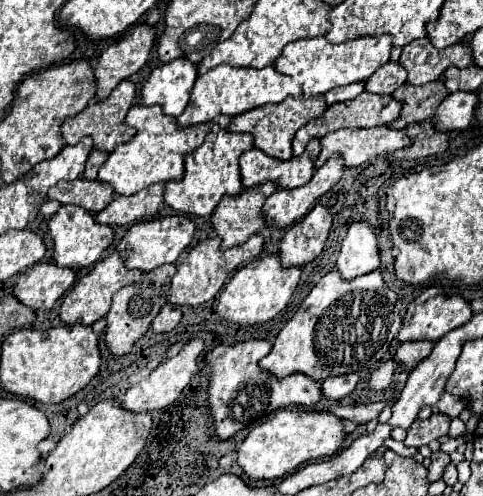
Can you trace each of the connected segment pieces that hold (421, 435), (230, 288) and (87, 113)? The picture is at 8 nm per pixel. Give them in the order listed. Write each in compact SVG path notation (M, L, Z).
M433 413L429 419L421 421L413 421L413 425L407 429L407 439L403 441L405 445L429 445L429 441L433 439L439 439L443 435L449 433L449 415L445 413Z
M273 255L255 259L251 263L247 263L245 267L237 269L235 275L231 277L231 281L225 285L225 289L219 295L217 301L217 313L233 323L239 325L255 325L255 323L267 323L269 319L273 319L289 301L291 293L295 291L297 283L301 277L301 269L299 267L281 267L279 259Z
M125 79L119 83L119 87L103 101L99 101L97 105L87 105L79 115L71 117L65 121L65 125L61 127L61 133L63 133L63 139L65 143L73 145L73 143L79 143L85 135L91 135L93 137L93 147L95 149L101 149L101 151L113 151L119 143L127 143L131 141L131 137L137 133L135 129L123 125L125 121L125 115L127 111L131 109L133 105L133 99L135 99L137 91L135 91L135 83Z

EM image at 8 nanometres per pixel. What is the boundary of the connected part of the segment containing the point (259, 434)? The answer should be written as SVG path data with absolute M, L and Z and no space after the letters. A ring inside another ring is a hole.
M281 409L269 421L255 427L239 447L239 465L253 479L279 479L305 461L333 457L347 439L345 421L329 411Z

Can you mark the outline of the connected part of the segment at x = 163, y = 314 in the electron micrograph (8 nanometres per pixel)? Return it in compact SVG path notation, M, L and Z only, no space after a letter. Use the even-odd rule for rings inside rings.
M165 303L163 309L159 311L159 315L155 317L151 329L155 333L167 333L167 331L171 331L181 321L181 317L183 317L183 313L181 313L179 307L175 307L171 303Z

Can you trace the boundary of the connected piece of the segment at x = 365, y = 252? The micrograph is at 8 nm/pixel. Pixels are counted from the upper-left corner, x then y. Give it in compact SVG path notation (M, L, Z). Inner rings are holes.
M353 223L343 239L339 257L337 257L337 271L345 281L371 273L379 267L379 249L377 237L369 223Z

